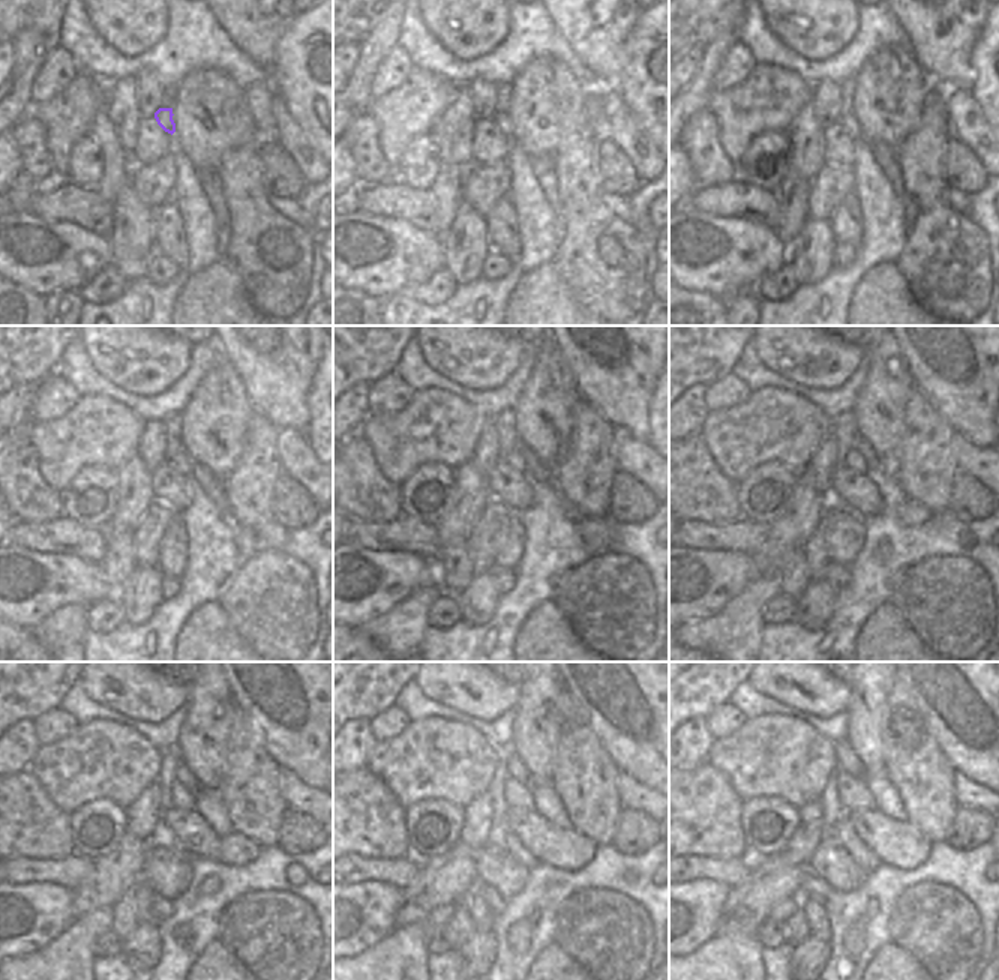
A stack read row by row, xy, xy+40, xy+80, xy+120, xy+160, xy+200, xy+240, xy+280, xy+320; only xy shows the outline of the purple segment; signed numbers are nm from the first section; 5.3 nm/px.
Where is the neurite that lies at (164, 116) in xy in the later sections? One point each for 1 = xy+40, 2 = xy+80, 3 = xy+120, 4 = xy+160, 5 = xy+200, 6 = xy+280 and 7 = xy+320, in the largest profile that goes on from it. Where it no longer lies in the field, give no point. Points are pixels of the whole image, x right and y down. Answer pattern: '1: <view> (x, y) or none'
1: xy+40 (501, 117)
2: xy+80 (849, 122)
3: xy+120 (179, 459)
4: xy+160 (515, 458)
5: xy+200 (852, 459)
6: xy+280 (518, 796)
7: xy+320 (854, 793)

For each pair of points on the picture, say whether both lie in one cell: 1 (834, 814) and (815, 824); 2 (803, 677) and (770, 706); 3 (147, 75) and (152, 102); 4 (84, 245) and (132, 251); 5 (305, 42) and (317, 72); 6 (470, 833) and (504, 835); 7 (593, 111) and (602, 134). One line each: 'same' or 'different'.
1: different
2: different
3: same
4: different
5: same
6: different
7: same

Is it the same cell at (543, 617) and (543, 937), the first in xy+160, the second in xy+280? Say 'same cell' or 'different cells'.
different cells

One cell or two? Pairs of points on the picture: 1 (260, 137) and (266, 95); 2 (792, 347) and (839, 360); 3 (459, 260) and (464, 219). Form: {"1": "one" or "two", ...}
{"1": "one", "2": "one", "3": "one"}

